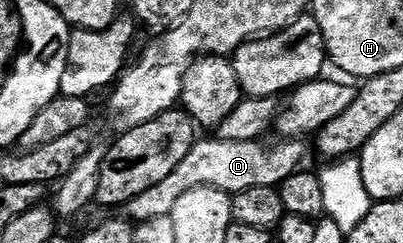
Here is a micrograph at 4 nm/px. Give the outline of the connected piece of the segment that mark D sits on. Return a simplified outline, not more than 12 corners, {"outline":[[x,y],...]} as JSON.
{"outline":[[299,139],[198,140],[161,183],[123,207],[172,216],[183,195],[279,187],[300,172]]}

